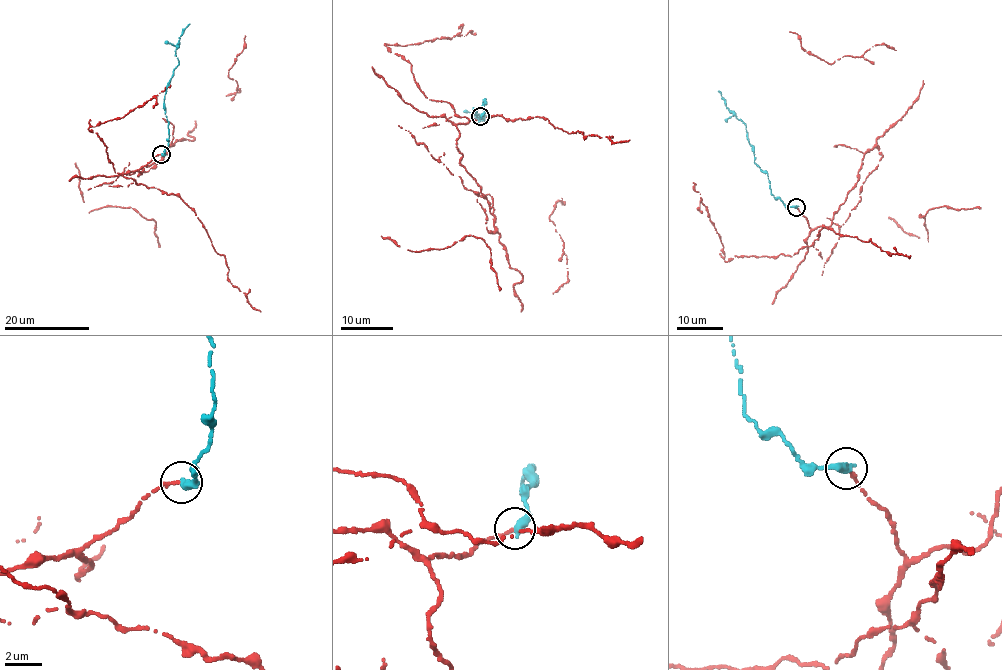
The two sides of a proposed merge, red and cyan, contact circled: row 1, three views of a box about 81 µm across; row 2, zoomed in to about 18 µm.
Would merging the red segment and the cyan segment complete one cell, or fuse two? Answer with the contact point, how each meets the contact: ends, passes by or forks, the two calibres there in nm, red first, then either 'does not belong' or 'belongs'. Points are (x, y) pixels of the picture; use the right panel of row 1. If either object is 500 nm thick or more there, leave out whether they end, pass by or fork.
at (796, 207); red ends there; cyan ends there; 190 nm thick on the red side, 440 nm on the other; does not belong

